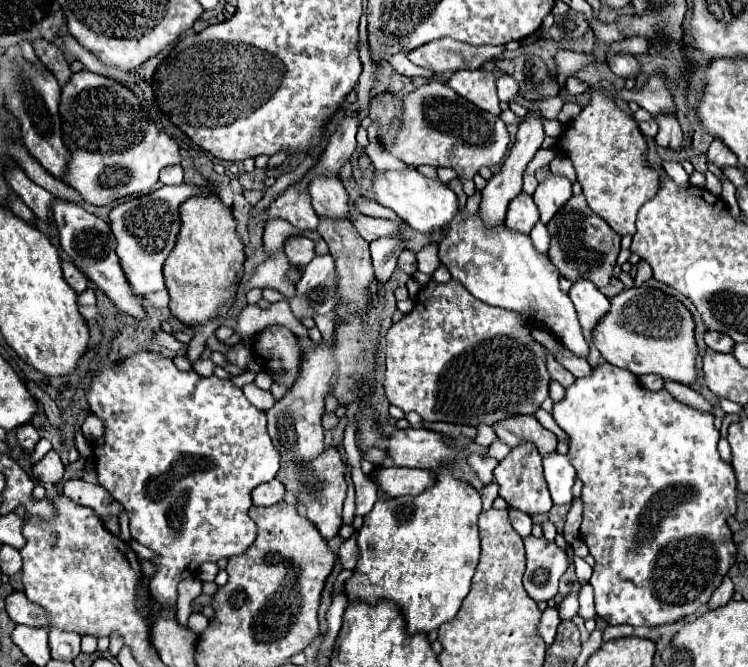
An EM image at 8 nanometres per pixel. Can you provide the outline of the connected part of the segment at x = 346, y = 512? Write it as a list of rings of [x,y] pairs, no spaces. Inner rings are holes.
[[[350,470],[346,472],[346,482],[348,482],[348,496],[344,501],[342,517],[344,524],[351,525],[354,519],[354,486],[352,486],[352,480],[350,480]]]

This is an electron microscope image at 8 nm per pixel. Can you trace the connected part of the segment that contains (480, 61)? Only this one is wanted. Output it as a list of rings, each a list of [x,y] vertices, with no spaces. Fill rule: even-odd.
[[[442,38],[438,42],[428,42],[426,46],[418,46],[416,50],[412,50],[408,54],[408,60],[414,62],[420,68],[432,70],[436,76],[442,76],[444,72],[456,72],[456,70],[476,70],[480,66],[484,66],[486,62],[498,58],[506,48],[504,46],[466,46],[464,42],[454,42],[452,38]]]

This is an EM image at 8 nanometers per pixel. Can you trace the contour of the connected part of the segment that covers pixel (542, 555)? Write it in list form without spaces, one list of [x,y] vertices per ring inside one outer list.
[[[524,538],[526,546],[526,572],[524,572],[524,588],[528,596],[536,602],[550,600],[558,594],[558,580],[568,568],[568,556],[562,548],[558,548],[554,542],[546,542],[546,538]]]

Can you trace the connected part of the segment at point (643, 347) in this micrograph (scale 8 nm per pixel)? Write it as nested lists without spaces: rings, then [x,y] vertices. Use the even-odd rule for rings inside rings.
[[[634,286],[634,288],[622,290],[618,296],[614,296],[610,300],[610,304],[612,304],[612,308],[610,308],[610,314],[606,314],[606,322],[602,322],[602,326],[598,326],[598,330],[594,330],[594,344],[608,364],[630,370],[636,376],[656,374],[664,380],[674,380],[674,382],[686,384],[686,386],[692,386],[696,382],[698,346],[696,346],[696,338],[694,338],[694,316],[678,298],[674,298],[662,290],[656,290],[656,288]]]

